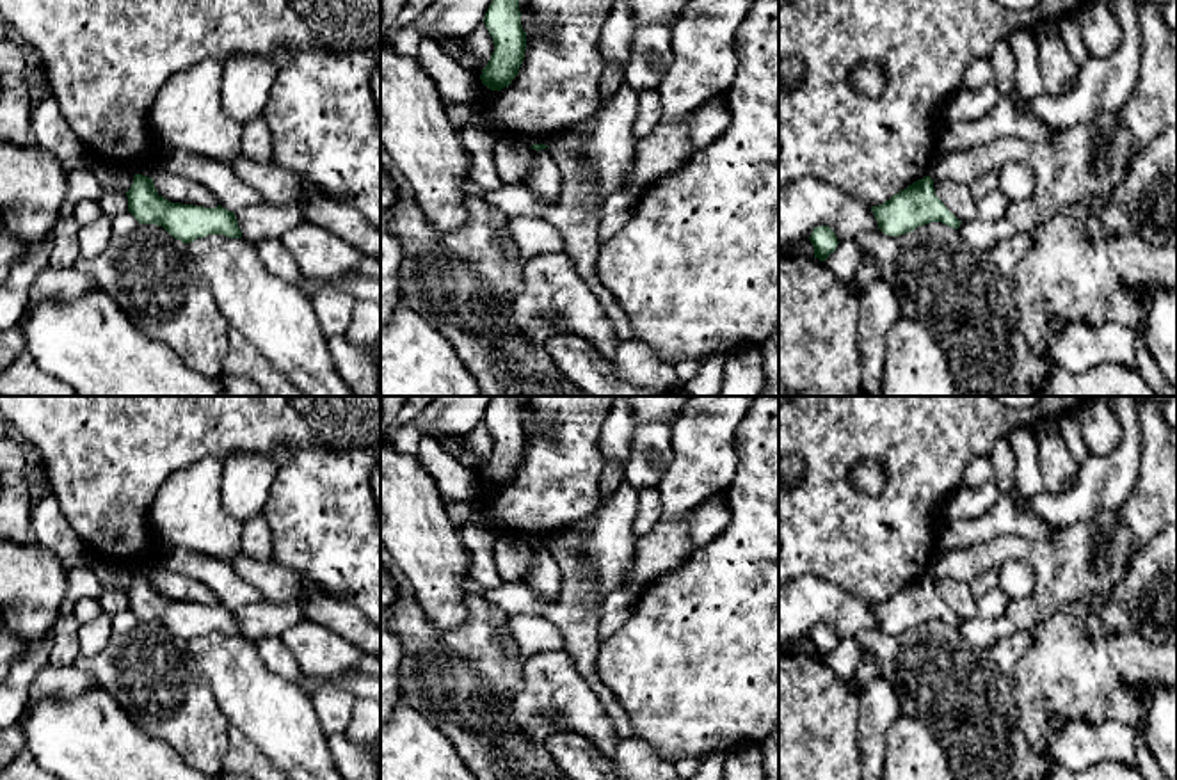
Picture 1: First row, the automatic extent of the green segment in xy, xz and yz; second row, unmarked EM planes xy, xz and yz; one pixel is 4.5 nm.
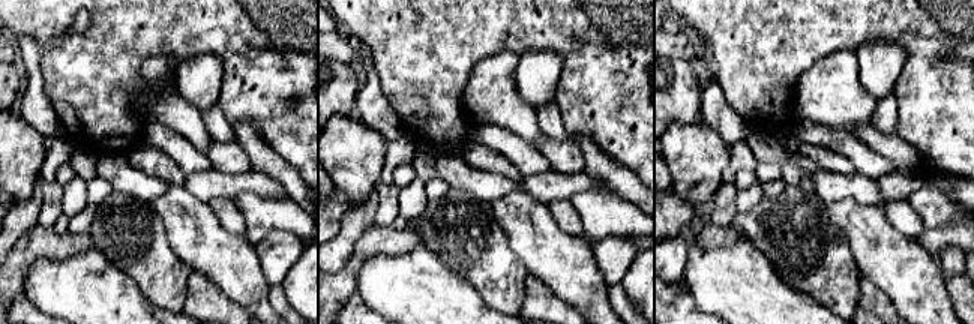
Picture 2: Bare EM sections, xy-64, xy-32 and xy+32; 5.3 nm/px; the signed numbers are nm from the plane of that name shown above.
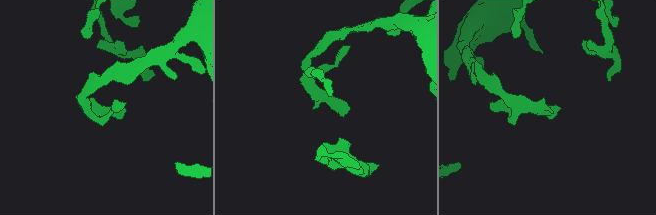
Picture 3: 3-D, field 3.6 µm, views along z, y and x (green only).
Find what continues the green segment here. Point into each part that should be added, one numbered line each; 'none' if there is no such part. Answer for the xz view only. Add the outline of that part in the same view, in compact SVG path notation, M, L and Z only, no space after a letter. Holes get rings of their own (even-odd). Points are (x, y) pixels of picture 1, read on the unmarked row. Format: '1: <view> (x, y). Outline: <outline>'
none

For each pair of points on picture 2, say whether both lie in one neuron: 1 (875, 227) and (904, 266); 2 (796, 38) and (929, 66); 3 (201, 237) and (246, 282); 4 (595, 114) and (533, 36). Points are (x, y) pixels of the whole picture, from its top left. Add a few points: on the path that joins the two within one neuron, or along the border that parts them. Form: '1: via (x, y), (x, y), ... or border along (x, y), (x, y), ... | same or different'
1: via (875, 236), (895, 257) | same
2: via (830, 27), (896, 27), (901, 32) | same
3: via (212, 248), (236, 272) | same
4: via (595, 90), (595, 77), (557, 39) | same

